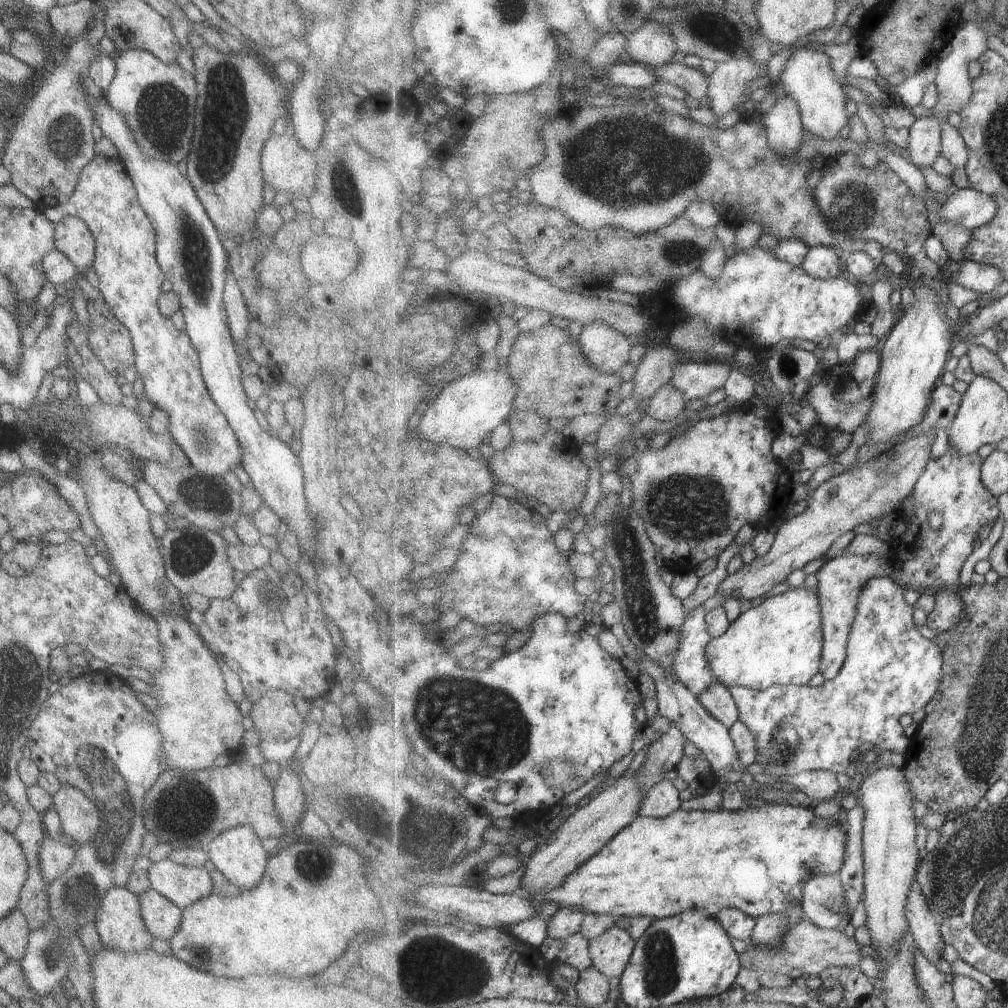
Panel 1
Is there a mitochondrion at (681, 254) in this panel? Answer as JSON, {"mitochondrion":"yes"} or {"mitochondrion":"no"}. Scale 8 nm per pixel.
{"mitochondrion":"yes"}

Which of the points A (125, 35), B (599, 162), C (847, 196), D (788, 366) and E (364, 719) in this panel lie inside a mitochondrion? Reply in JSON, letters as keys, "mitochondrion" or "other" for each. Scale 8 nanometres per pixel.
{"A":"other","B":"mitochondrion","C":"mitochondrion","D":"mitochondrion","E":"other"}

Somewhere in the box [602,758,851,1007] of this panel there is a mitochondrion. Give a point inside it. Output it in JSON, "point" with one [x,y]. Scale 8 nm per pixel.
{"point":[660,972]}

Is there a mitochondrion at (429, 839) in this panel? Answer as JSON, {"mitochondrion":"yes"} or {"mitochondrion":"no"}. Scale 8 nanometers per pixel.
{"mitochondrion":"yes"}

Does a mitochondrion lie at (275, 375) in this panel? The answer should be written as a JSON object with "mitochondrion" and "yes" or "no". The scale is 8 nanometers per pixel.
{"mitochondrion":"no"}

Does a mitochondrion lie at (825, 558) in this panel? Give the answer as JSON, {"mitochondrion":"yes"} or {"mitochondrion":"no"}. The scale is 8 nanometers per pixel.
{"mitochondrion":"no"}

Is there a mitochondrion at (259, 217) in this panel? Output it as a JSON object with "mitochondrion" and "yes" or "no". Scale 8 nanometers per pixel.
{"mitochondrion":"no"}

